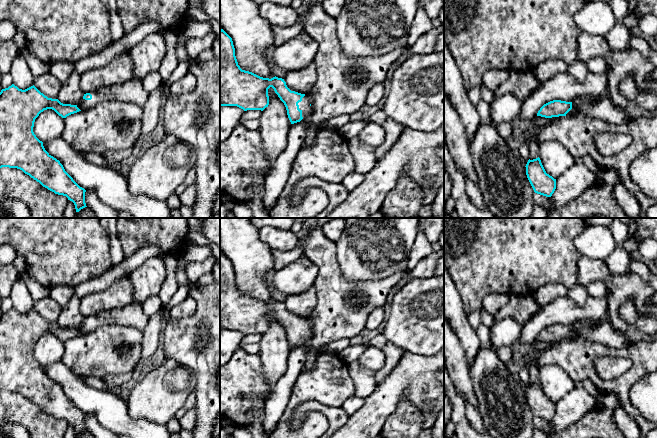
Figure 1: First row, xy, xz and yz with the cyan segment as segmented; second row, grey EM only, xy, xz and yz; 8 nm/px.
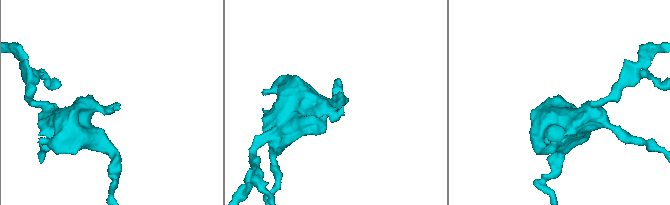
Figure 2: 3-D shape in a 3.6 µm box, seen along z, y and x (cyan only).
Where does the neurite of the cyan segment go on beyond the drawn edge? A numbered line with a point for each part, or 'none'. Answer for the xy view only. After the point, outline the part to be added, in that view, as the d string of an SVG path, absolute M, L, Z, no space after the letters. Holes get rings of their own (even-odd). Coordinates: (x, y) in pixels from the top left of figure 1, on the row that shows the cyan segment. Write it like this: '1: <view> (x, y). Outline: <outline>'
1: xy (132, 91). Outline: M136 79L129 80L123 84L103 87L99 90L90 92L91 100L82 99L77 107L83 111L94 107L103 101L130 102L142 107L148 98L149 93L145 90L141 81Z

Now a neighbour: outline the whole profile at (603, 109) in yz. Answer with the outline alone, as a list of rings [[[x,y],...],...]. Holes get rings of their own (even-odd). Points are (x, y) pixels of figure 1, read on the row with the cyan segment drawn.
[[[578,96],[572,105],[579,109],[580,114],[598,118],[609,124],[627,124],[631,121],[625,109],[615,106],[608,97],[595,100],[591,96]]]

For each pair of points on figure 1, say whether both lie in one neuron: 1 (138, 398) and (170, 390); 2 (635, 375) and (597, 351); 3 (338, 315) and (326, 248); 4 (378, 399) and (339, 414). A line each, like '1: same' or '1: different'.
1: same
2: same
3: same
4: different

